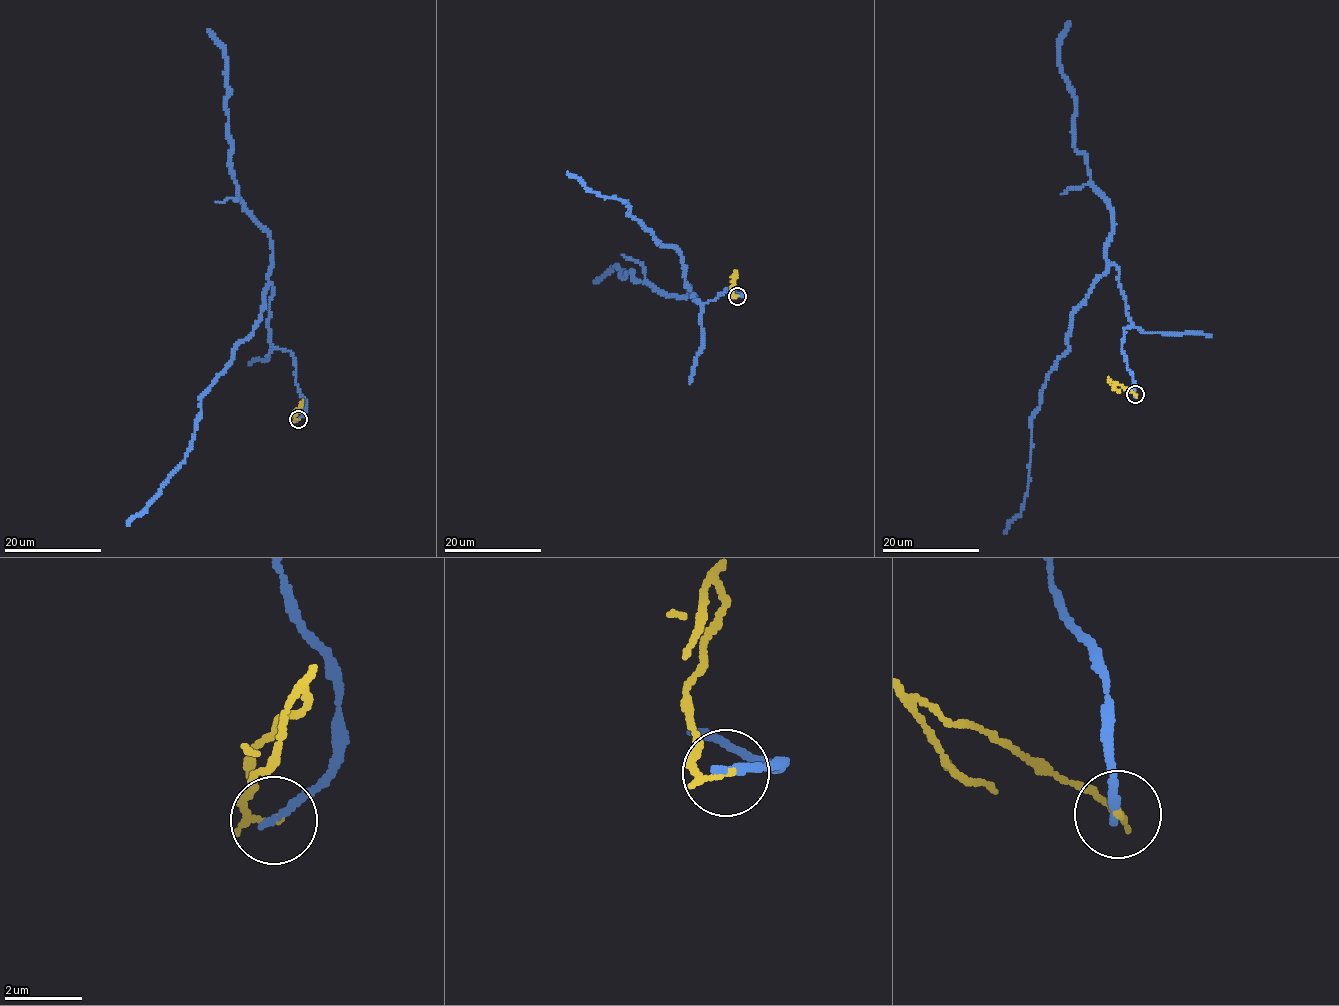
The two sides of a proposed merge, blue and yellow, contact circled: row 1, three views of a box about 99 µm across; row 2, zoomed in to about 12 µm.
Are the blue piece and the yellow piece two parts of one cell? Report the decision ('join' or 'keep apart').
keep apart

